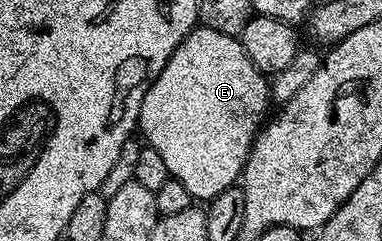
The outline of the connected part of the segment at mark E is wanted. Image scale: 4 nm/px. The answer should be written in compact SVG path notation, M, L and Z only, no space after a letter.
M196 25L183 38L181 45L177 45L165 69L161 69L145 93L137 127L140 132L143 130L146 146L161 153L170 178L181 181L181 185L189 189L192 200L210 201L240 182L257 129L264 126L268 118L267 106L272 106L272 103L268 76L258 71L253 61L249 61L249 53L245 53L238 38Z

